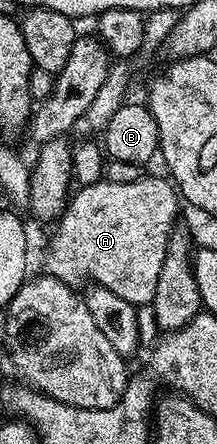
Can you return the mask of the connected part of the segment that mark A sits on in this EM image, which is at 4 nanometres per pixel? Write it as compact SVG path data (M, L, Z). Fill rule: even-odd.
M142 176L131 184L102 180L80 187L56 223L57 231L45 250L44 273L74 288L88 282L111 288L132 306L152 303L168 238L179 218L177 202L178 191L165 176Z

